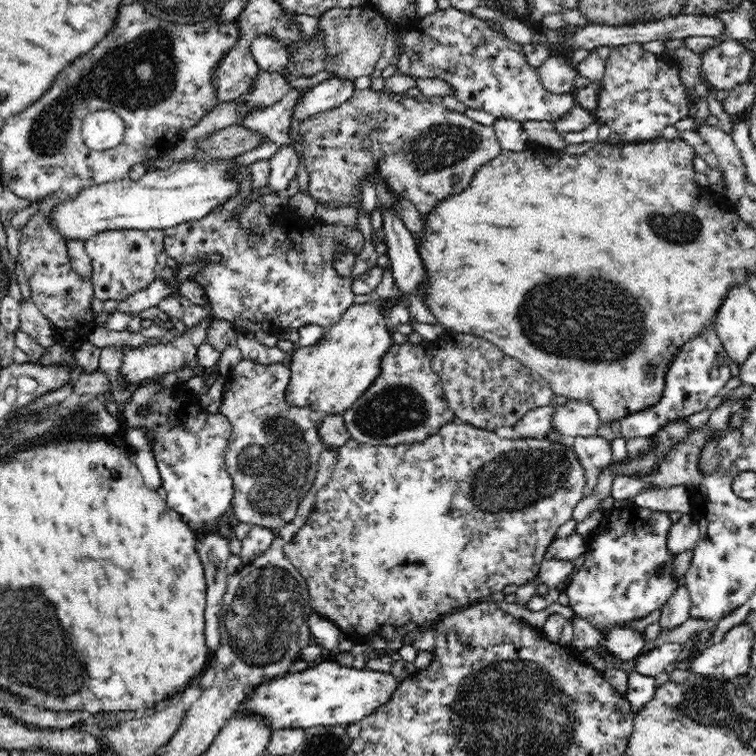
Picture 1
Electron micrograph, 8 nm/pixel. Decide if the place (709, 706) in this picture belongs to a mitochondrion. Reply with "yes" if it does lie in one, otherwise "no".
yes

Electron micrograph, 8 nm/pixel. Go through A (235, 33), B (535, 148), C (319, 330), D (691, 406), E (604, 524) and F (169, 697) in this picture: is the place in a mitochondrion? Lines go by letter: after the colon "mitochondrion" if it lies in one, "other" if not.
A: other
B: other
C: other
D: other
E: other
F: other

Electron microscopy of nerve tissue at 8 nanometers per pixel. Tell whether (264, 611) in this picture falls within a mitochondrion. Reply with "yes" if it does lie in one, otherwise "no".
yes

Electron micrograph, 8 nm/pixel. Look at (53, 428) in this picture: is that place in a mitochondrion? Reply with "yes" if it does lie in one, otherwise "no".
yes

